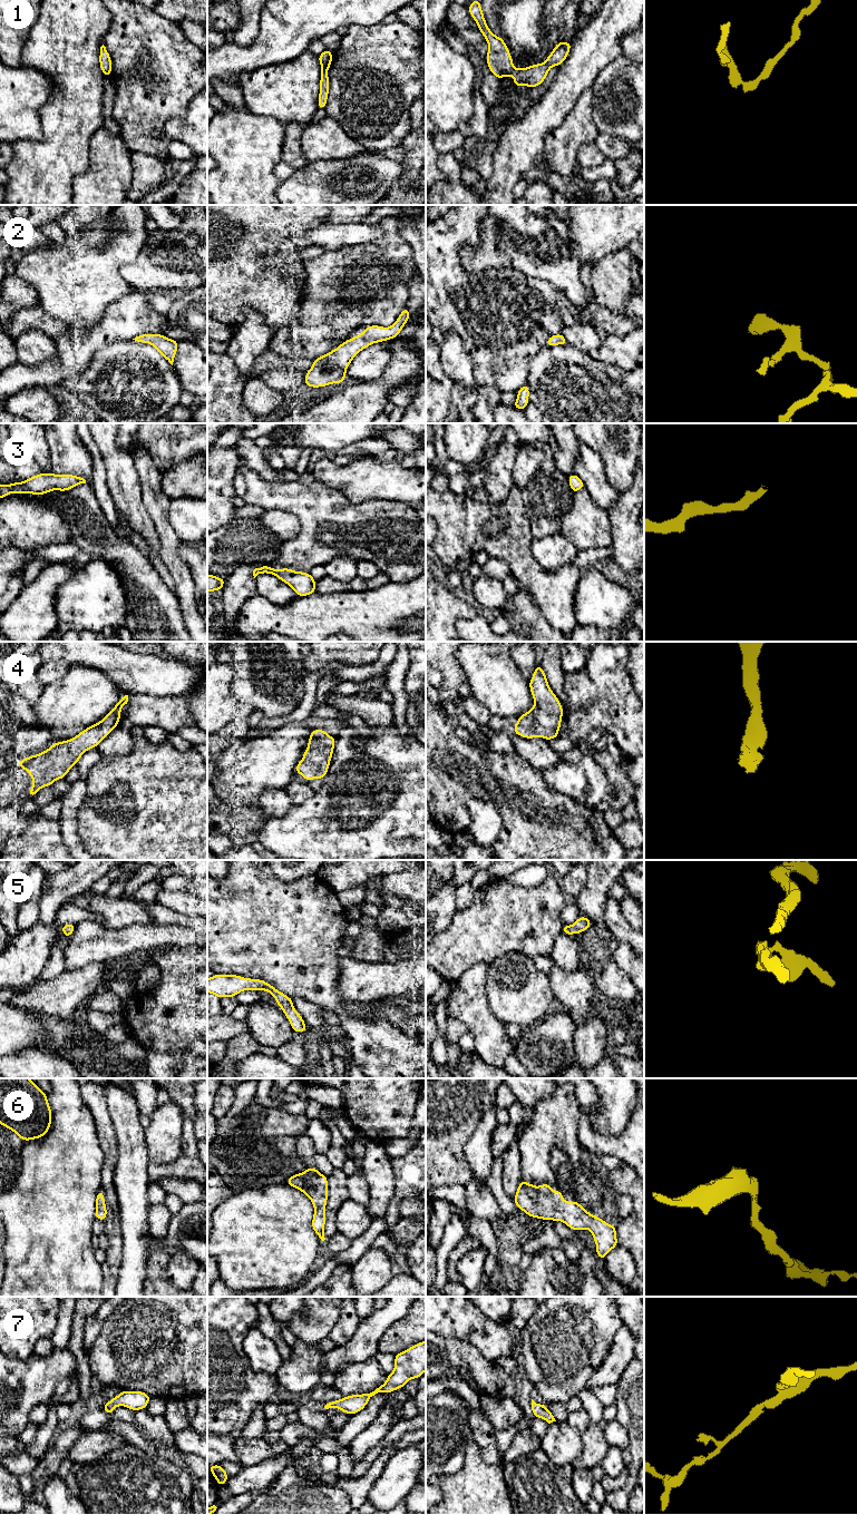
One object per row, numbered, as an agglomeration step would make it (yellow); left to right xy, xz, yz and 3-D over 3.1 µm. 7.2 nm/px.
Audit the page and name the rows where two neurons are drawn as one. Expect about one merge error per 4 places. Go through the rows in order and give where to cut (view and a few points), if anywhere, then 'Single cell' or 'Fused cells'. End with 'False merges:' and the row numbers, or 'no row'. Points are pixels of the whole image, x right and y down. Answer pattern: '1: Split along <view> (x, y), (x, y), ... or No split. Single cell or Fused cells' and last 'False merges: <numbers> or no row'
1: No split. Single cell
2: No split. Single cell
3: No split. Single cell
4: No split. Single cell
5: No split. Single cell
6: No split. Single cell
7: No split. Single cell
False merges: no row

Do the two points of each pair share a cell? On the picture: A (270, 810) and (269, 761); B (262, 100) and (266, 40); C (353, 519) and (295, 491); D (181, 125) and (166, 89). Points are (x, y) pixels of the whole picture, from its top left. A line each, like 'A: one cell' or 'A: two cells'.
A: two cells
B: two cells
C: one cell
D: two cells

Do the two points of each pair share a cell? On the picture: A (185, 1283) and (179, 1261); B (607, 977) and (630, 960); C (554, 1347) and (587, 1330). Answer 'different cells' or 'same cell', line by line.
A: same cell
B: different cells
C: same cell

